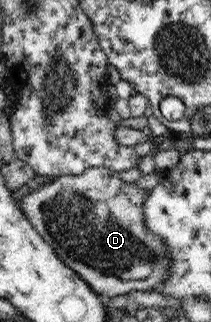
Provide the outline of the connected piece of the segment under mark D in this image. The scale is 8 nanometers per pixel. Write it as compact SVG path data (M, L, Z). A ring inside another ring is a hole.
M105 167L87 168L81 175L62 175L16 202L59 259L104 298L131 291L151 292L171 267L162 239L149 231L143 200L149 189L119 178Z

